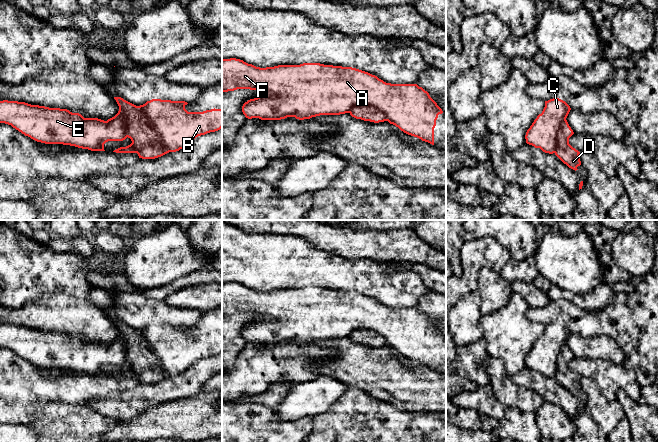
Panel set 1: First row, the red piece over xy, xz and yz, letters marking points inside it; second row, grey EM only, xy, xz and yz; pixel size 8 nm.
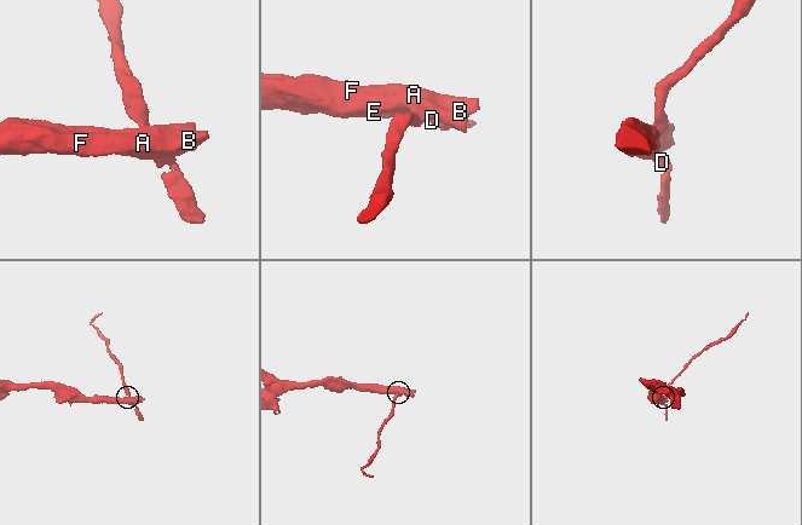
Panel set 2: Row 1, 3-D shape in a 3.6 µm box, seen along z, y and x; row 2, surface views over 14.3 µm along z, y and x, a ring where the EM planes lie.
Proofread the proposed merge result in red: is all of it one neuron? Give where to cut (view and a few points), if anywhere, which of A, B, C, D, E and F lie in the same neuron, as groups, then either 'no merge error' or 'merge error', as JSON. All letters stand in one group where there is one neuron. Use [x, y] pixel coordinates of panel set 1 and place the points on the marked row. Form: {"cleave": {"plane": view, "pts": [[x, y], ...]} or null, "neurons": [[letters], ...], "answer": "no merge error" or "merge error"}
{"cleave": {"plane": "xy", "pts": [[138, 106], [161, 143], [170, 151]]}, "neurons": [["A", "B", "C", "E", "F"], ["D"]], "answer": "merge error"}

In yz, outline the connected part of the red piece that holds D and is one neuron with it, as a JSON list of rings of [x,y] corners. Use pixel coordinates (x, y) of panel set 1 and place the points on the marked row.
[[[563,120],[560,130],[557,134],[557,147],[555,155],[569,168],[578,170],[577,167],[581,165],[579,158],[580,152],[569,144],[569,138],[574,134],[569,126],[567,120]]]

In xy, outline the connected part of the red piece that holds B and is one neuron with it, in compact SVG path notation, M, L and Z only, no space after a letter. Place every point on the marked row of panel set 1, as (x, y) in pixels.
M152 99L140 105L141 113L150 122L152 129L158 134L163 146L170 152L183 149L193 139L222 128L222 109L211 109L203 112L188 112L185 101Z

